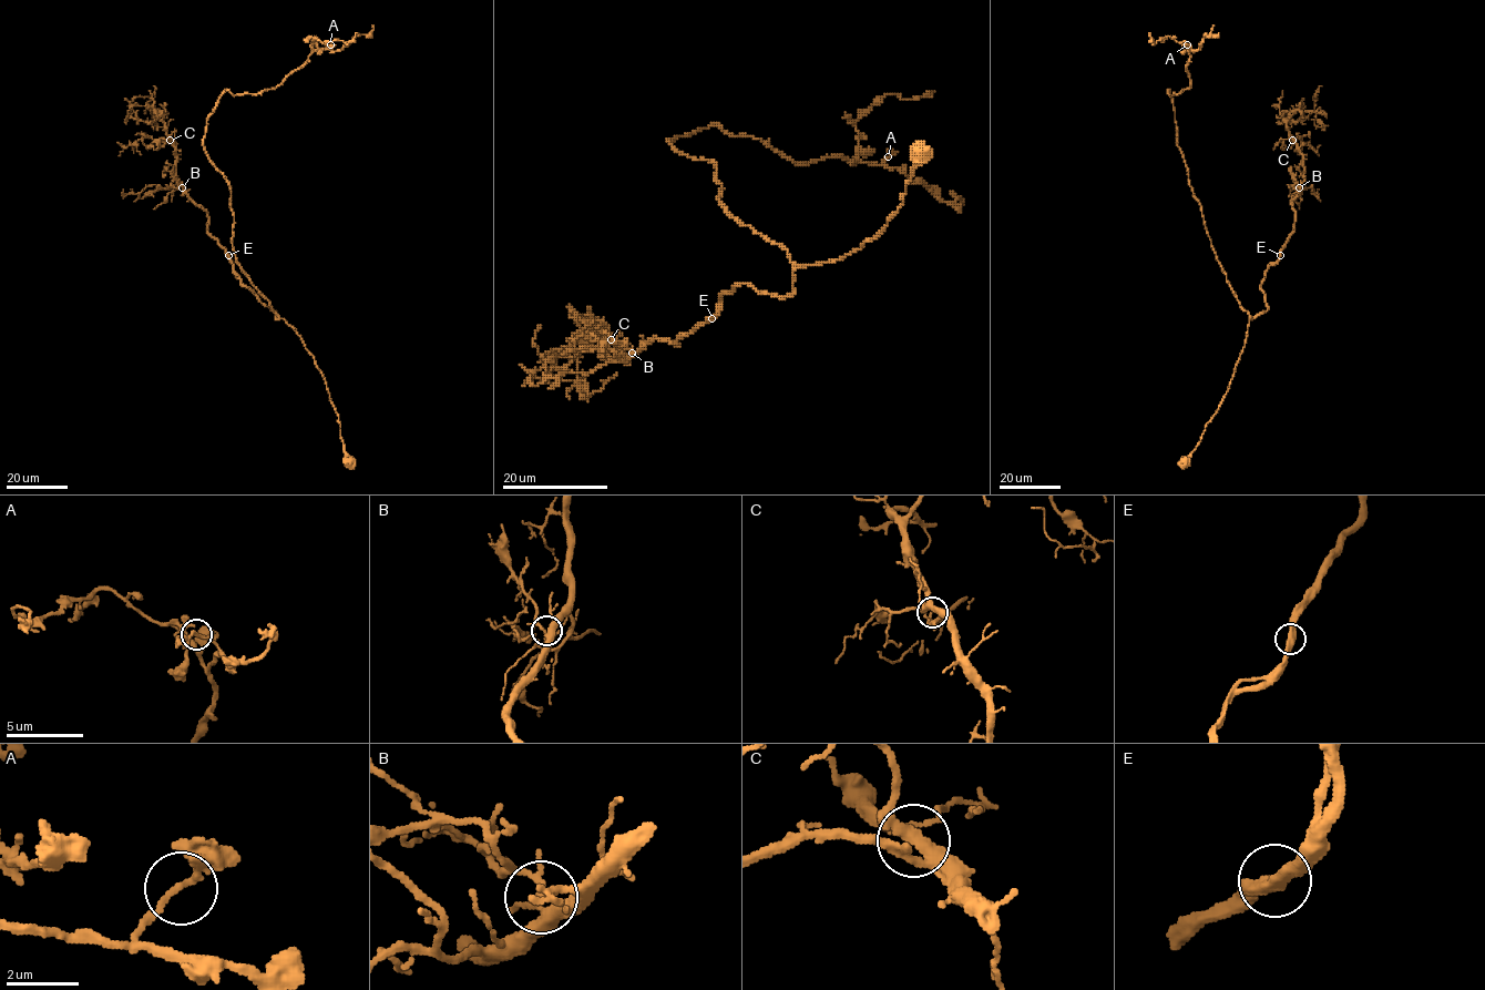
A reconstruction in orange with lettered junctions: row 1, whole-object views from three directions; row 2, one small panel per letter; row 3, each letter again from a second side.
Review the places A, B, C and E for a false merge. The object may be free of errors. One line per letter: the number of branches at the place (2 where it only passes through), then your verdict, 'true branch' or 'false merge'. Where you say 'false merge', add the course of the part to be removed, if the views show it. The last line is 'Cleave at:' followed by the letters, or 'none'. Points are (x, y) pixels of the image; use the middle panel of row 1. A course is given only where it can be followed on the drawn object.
A: 2 | true branch
B: 2 | true branch
C: 3 | true branch
E: 2 | true branch
Cleave at: none

